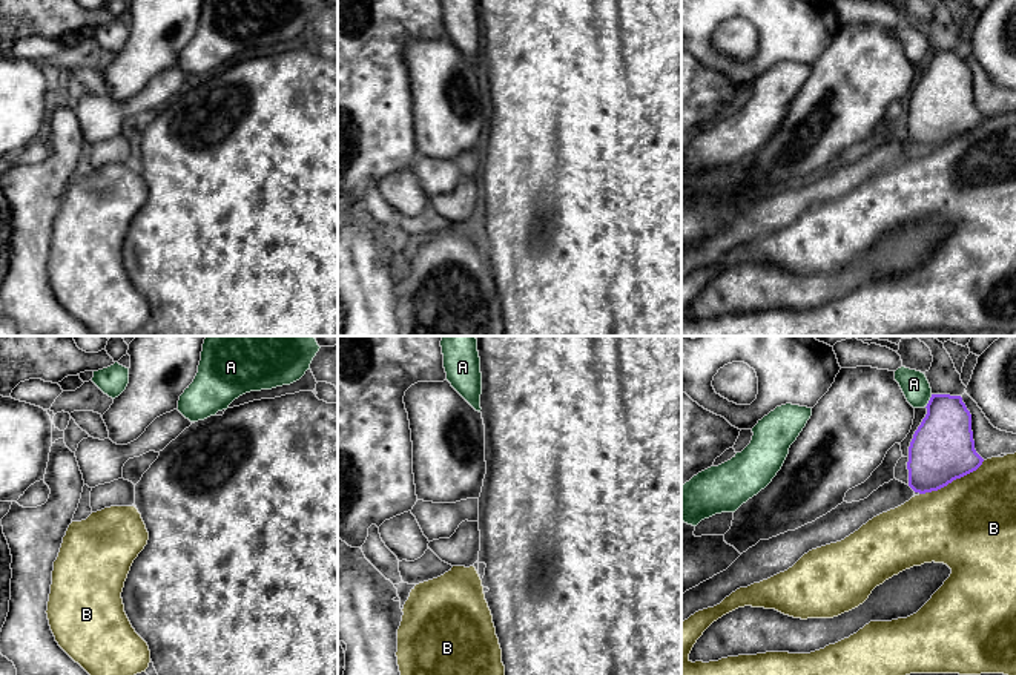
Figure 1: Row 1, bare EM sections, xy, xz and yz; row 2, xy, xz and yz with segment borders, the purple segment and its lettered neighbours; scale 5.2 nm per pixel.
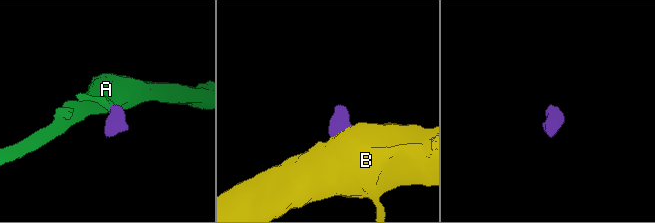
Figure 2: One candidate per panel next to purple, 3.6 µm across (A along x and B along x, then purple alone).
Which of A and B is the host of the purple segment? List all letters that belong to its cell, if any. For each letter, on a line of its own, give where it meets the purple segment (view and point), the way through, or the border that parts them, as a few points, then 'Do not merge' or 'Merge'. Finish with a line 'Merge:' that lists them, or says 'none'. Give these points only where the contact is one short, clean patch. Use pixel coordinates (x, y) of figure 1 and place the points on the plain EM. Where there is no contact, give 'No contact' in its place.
A: Touches purple at yz (929, 57). Boundary: yz (932, 51), (926, 63). Do not merge
B: Touches purple at yz (952, 137). Boundary: yz (984, 117), (975, 126), (946, 141), (920, 151). Do not merge
Merge: none

